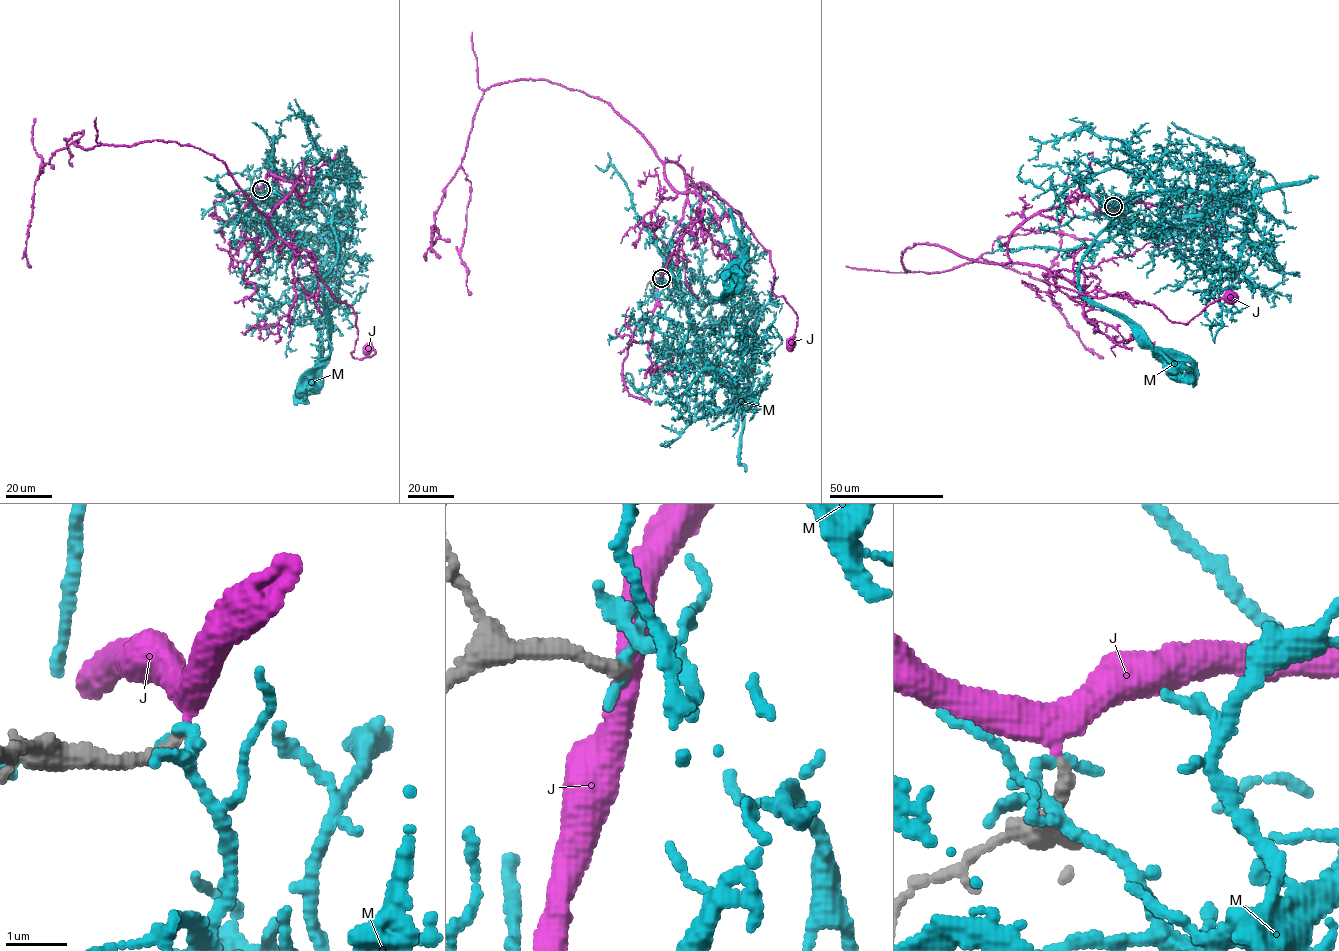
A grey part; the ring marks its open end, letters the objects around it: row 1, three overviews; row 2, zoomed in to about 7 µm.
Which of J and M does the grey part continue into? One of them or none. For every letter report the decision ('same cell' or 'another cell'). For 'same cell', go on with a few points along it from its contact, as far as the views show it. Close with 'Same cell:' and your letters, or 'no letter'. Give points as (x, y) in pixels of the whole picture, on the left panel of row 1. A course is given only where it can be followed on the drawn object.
J: same cell; course (261, 190), (270, 172), (292, 180), (267, 223), (350, 306), (351, 353), (375, 353), (367, 348)
M: another cell
Same cell: J

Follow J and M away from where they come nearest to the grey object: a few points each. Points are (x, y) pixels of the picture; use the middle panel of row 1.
J: (660, 278), (687, 180), (670, 160), (668, 185), (710, 187), (769, 251), (771, 291), (797, 317), (790, 342)
M: (660, 278), (678, 287), (699, 349), (731, 382), (745, 324), (740, 218), (730, 210), (748, 255), (722, 291)

